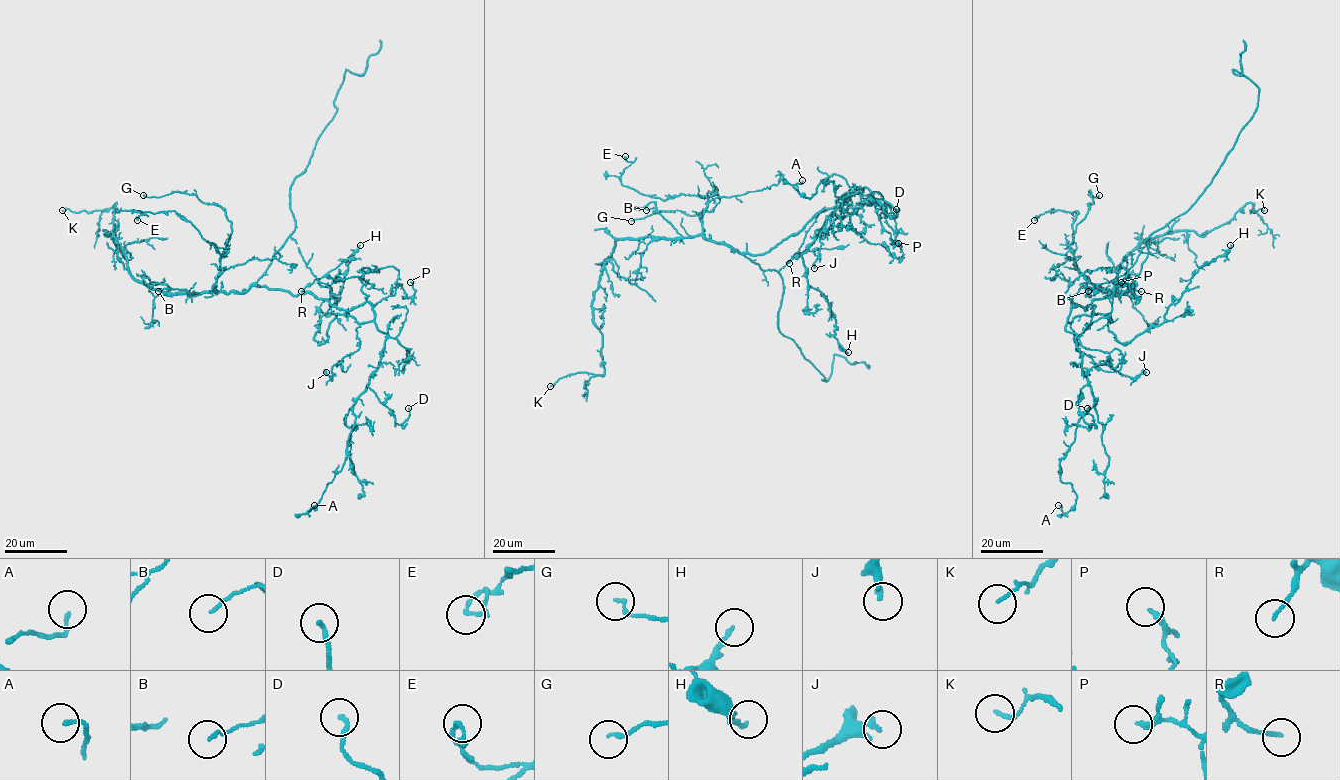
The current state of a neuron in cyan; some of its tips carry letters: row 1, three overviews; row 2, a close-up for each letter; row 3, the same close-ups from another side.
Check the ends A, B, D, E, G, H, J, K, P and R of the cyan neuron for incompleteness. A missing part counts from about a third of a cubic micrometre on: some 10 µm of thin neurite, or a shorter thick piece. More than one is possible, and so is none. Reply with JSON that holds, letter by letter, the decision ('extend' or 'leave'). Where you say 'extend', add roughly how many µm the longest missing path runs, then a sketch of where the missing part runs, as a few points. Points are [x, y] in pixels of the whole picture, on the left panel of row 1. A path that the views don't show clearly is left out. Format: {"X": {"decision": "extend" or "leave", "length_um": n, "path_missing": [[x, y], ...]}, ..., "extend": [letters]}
{"A": {"decision": "leave"}, "B": {"decision": "leave"}, "D": {"decision": "leave"}, "E": {"decision": "leave"}, "G": {"decision": "leave"}, "H": {"decision": "leave"}, "J": {"decision": "leave"}, "K": {"decision": "leave"}, "P": {"decision": "leave"}, "R": {"decision": "leave"}, "extend": []}

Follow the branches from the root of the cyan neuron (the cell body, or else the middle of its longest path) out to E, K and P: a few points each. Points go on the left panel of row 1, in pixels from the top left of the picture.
E: (284, 291), (217, 292), (220, 252), (213, 243), (174, 211), (133, 210), (144, 214), (137, 220)
K: (284, 291), (150, 289), (104, 233), (114, 229), (116, 203), (62, 210)
P: (284, 291), (312, 292), (352, 310), (366, 300), (362, 268), (393, 266), (407, 297), (414, 292), (410, 282)

